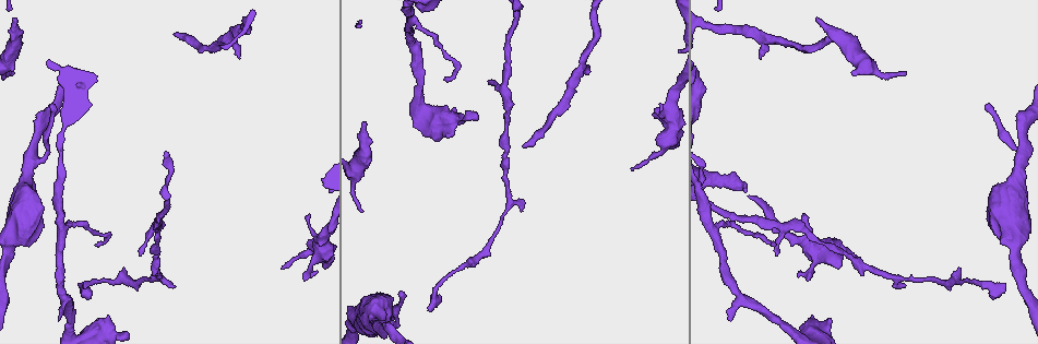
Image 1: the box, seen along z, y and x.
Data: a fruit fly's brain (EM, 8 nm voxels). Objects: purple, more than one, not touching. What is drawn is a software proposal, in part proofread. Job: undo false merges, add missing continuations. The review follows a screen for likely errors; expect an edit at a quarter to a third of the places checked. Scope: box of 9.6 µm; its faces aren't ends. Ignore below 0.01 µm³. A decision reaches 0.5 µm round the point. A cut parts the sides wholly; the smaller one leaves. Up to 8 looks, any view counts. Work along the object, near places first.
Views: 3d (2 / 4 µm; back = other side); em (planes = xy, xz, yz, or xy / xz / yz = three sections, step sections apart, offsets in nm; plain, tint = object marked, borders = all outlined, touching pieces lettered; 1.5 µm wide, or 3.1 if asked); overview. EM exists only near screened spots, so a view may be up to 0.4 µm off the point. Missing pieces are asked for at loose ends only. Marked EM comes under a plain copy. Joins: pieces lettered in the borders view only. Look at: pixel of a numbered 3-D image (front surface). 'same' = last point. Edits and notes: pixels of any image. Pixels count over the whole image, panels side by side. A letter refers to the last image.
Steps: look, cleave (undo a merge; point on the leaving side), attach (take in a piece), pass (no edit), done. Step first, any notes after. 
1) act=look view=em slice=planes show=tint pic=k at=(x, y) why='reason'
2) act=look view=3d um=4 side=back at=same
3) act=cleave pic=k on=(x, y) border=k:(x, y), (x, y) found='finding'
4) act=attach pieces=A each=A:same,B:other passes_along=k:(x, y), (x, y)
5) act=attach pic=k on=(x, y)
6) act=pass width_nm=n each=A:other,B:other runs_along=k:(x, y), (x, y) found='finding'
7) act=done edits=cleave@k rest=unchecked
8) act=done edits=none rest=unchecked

act=look view=em slice=xz step=4 show=borders pic=1 at=(830, 321) why='thick end'

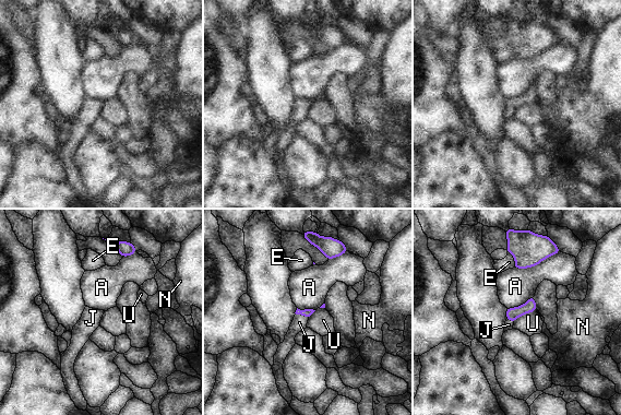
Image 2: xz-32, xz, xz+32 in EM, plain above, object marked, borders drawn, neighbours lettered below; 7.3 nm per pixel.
act=look view=em slice=planes show=borders at=same

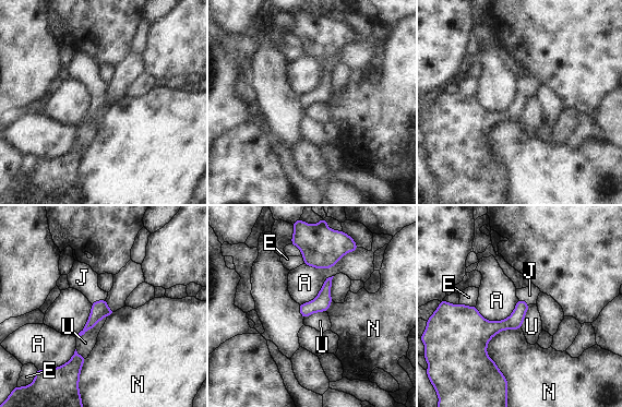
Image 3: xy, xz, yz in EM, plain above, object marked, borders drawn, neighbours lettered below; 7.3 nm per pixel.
act=attach pieces=J each=A:other,E:other,J:same,N:other,U:other passes_along=3:(99, 309), (97, 301), (82, 277) found='the neuron continues'

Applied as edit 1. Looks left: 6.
act=look view=overview why='see it whole again'

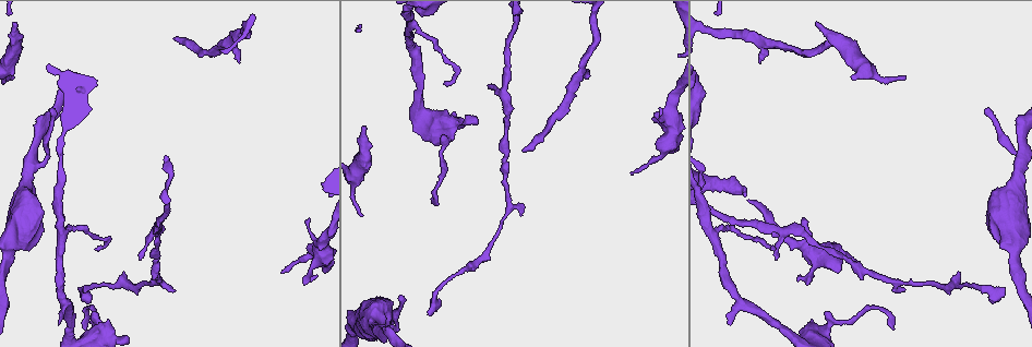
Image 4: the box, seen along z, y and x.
act=look view=3d um=2 pic=4 at=(400, 298) why='free end'

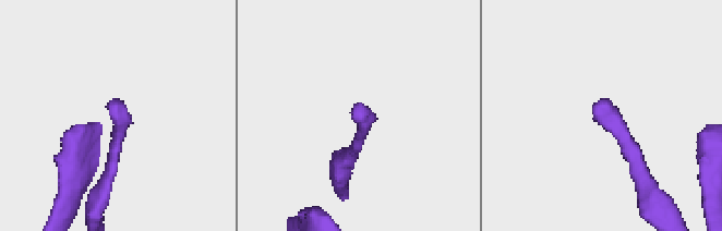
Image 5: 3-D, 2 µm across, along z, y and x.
act=look view=em slice=planes show=borders pic=5 at=(359, 118)

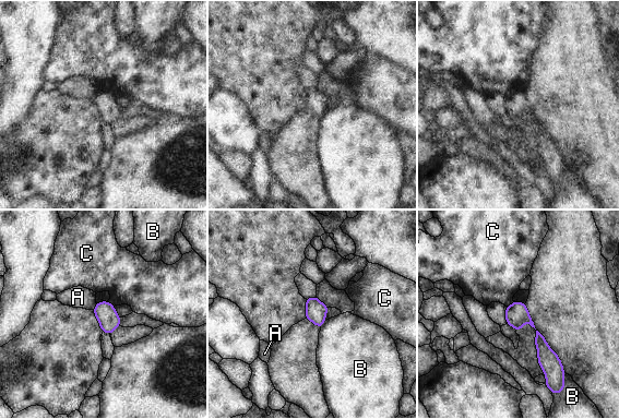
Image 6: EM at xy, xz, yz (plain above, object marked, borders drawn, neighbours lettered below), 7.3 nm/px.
act=pass width_nm=150 longest_contact=B:100nm each=A:other,B:other,C:other found='none of them fits'

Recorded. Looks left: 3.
act=look view=em slice=planes show=borders pic=4 at=(816, 24) why='an open end'

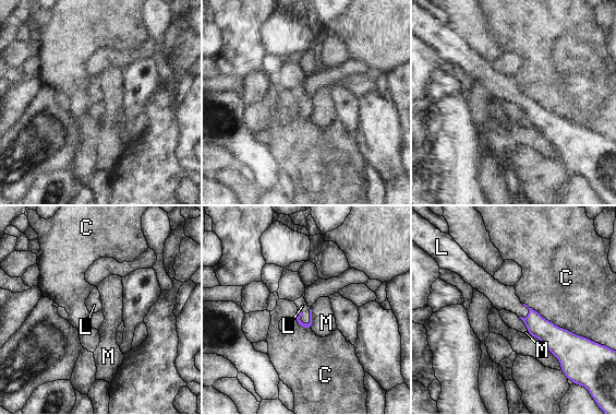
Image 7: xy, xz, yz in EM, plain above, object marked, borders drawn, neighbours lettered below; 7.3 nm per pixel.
act=attach pieces=L each=C:other,L:same,M:other passes_along=7:(300, 313), (299, 318), (302, 306) found='it goes on there'

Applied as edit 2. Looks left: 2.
act=done edits=attach@3,attach@7 rest=unchecked

